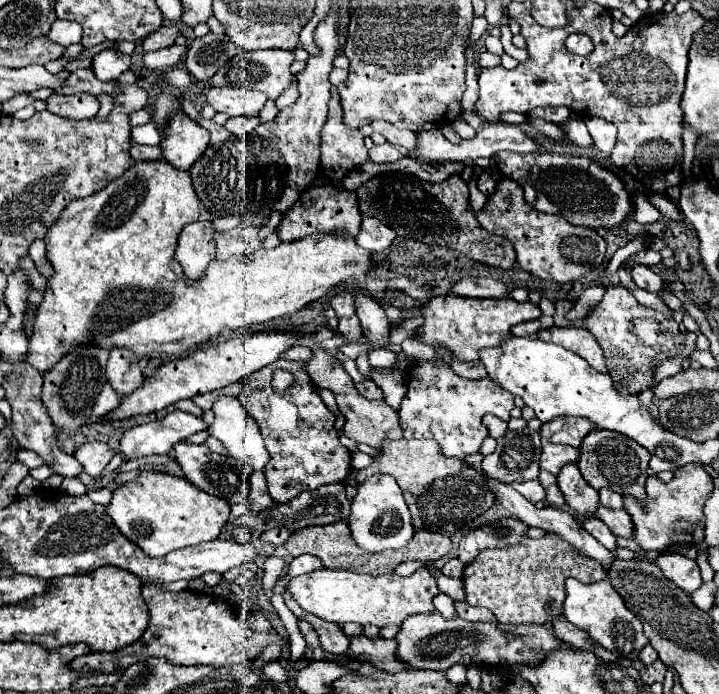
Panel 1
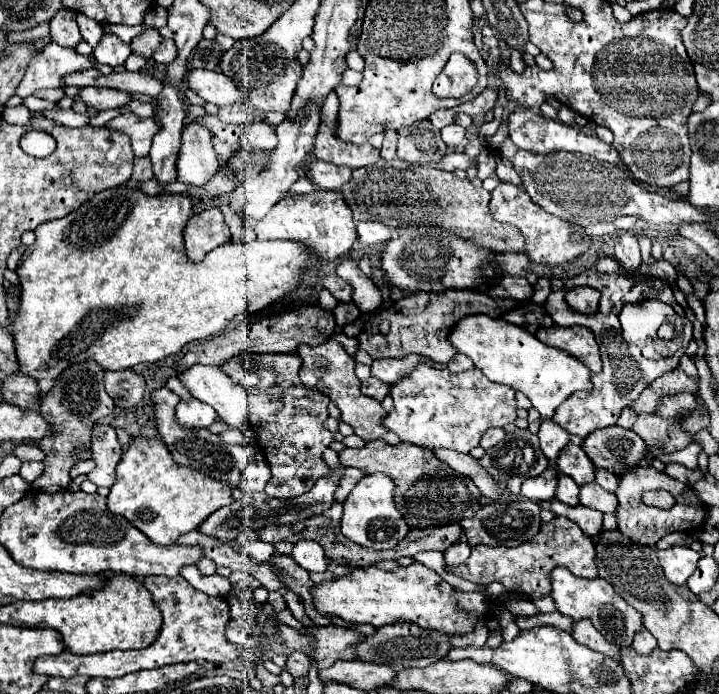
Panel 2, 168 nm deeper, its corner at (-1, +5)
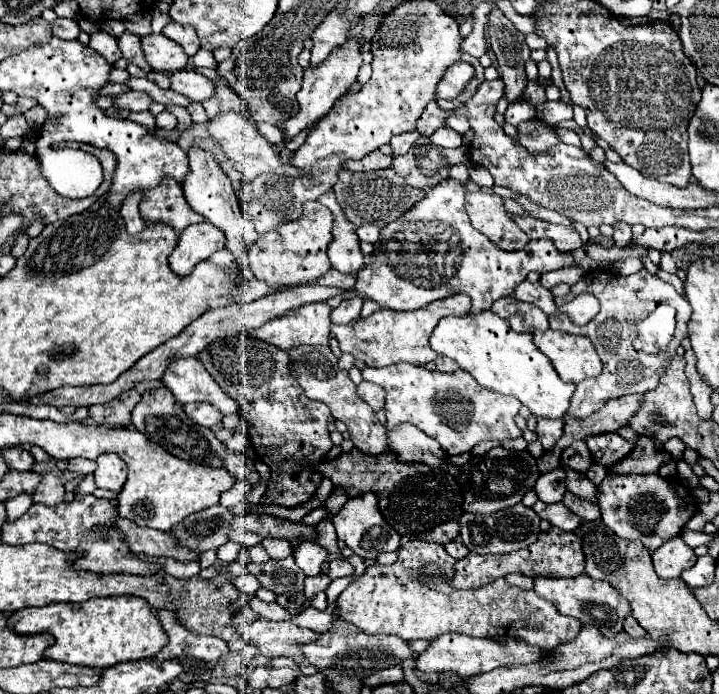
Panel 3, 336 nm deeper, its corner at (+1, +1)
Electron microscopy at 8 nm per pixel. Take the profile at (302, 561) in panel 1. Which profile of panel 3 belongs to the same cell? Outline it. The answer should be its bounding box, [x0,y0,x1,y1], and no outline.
[295,542,329,576]

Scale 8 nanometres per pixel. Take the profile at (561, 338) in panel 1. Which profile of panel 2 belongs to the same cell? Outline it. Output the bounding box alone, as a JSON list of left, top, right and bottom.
[535,324,601,374]

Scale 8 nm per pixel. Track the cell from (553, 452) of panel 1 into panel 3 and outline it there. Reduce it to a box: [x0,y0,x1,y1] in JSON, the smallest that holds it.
[537,418,563,450]

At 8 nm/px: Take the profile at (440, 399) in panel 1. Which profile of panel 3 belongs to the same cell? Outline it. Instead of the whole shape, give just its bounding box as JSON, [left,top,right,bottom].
[361,362,521,456]

